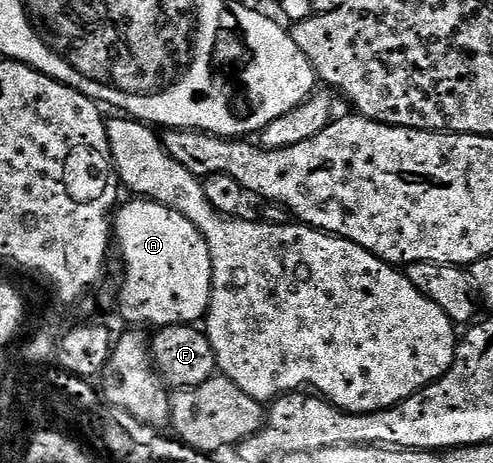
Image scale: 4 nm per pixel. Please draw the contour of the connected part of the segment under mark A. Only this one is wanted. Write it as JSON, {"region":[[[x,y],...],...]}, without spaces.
{"region":[[[135,197],[130,201],[132,203],[125,204],[126,202],[124,202],[113,215],[113,239],[117,244],[117,251],[119,247],[120,257],[123,258],[123,288],[118,288],[117,291],[117,308],[119,307],[120,313],[131,322],[128,324],[146,325],[148,328],[152,327],[151,329],[168,327],[174,323],[198,324],[206,316],[207,307],[211,304],[211,254],[205,237],[195,228],[193,221],[189,221],[184,215],[177,213],[171,207],[166,207],[146,197]]]}

